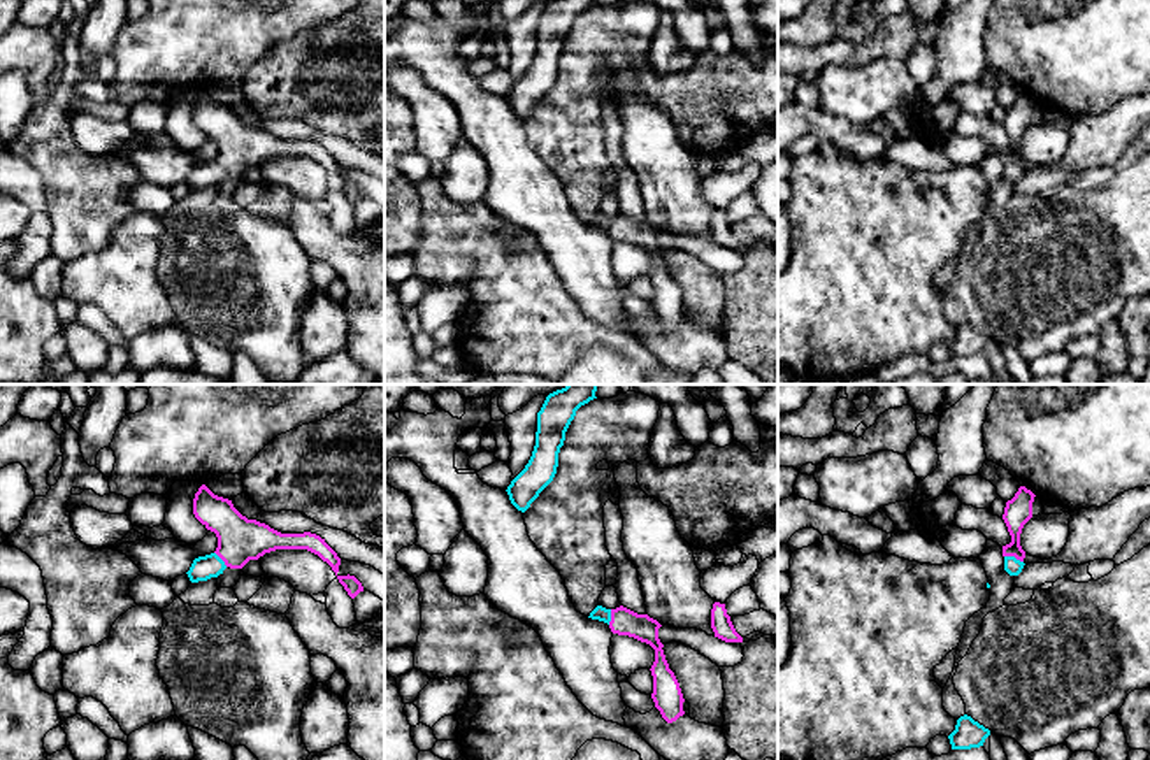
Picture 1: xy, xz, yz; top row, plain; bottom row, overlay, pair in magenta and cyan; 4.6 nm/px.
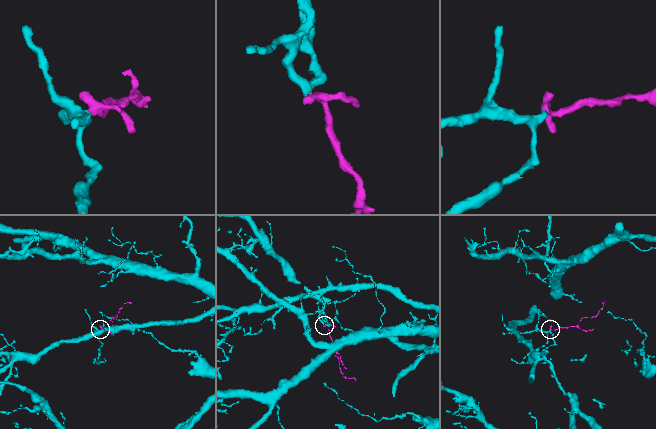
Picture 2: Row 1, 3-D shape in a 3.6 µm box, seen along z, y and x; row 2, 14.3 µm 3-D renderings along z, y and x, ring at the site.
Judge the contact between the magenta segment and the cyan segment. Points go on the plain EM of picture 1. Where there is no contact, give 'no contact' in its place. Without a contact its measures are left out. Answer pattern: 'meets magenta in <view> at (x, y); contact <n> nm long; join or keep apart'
meets magenta in yz at (1013, 162); contact 90 nm long; join

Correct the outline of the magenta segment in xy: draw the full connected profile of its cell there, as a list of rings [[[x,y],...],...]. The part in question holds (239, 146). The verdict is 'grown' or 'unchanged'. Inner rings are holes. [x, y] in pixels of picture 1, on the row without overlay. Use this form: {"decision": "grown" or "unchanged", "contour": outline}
{"decision": "grown", "contour": [[[205,91],[193,105],[195,125],[218,144],[214,160],[193,167],[186,179],[191,190],[207,188],[223,181],[226,174],[242,176],[249,167],[258,167],[276,156],[307,156],[339,179],[341,165],[316,140],[281,140],[265,130],[248,126],[232,107],[214,102]]]}

